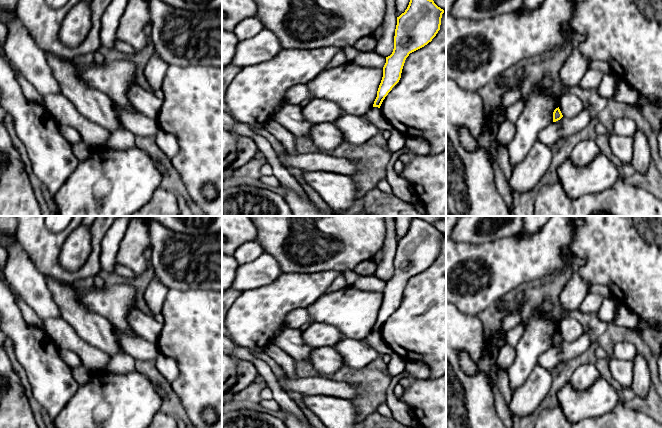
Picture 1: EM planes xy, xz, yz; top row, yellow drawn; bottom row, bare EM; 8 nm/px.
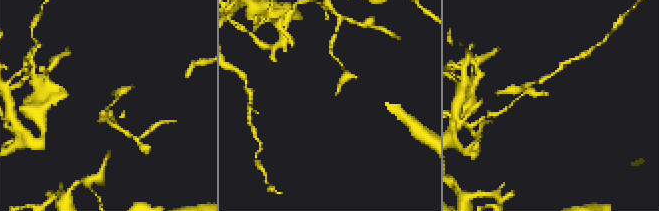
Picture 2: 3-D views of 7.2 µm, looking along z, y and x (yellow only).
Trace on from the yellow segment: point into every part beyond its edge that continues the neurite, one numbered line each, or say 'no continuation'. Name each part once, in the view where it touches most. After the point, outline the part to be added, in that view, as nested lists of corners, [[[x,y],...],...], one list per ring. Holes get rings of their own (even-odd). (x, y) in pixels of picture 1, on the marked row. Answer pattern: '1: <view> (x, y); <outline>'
no continuation

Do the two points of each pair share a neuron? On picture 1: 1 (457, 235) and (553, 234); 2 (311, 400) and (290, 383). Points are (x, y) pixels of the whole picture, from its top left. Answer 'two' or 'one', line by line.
1: two
2: two

